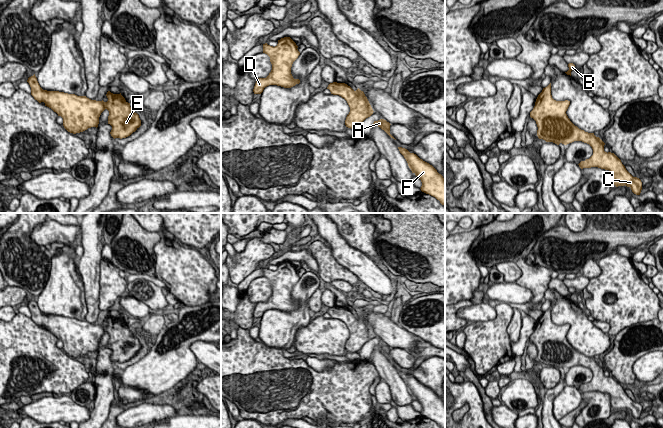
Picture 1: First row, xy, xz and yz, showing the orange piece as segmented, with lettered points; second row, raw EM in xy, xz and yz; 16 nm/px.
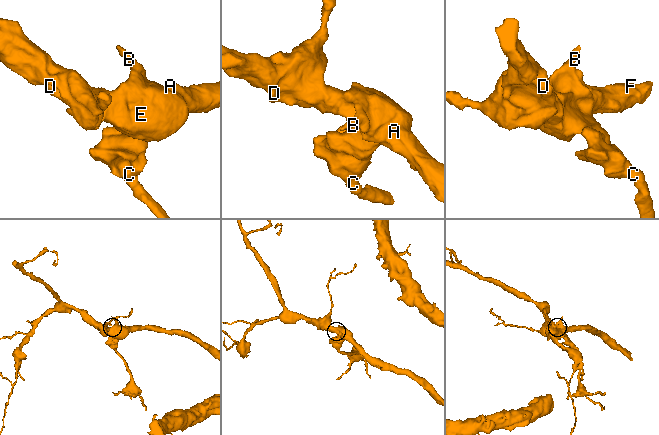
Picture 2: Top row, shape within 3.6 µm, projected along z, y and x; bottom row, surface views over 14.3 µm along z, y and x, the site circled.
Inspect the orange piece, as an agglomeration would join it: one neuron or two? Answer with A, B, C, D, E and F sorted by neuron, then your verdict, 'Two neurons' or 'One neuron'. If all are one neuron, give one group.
Groups: A B C D E F. One neuron

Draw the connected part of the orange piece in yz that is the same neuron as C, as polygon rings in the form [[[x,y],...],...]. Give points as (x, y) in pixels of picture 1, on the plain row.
[[[551,307],[543,312],[530,336],[530,341],[536,345],[538,351],[538,362],[557,369],[560,367],[567,369],[574,365],[589,368],[593,373],[593,379],[581,385],[579,391],[609,394],[611,407],[616,411],[624,409],[630,411],[634,418],[640,419],[641,404],[633,401],[614,377],[604,375],[605,367],[599,361],[579,353],[570,345],[566,338],[569,329],[568,324],[556,325],[552,322]]]

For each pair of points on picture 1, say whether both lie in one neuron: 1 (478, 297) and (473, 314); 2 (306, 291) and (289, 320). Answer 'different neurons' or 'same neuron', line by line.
1: different neurons
2: same neuron

